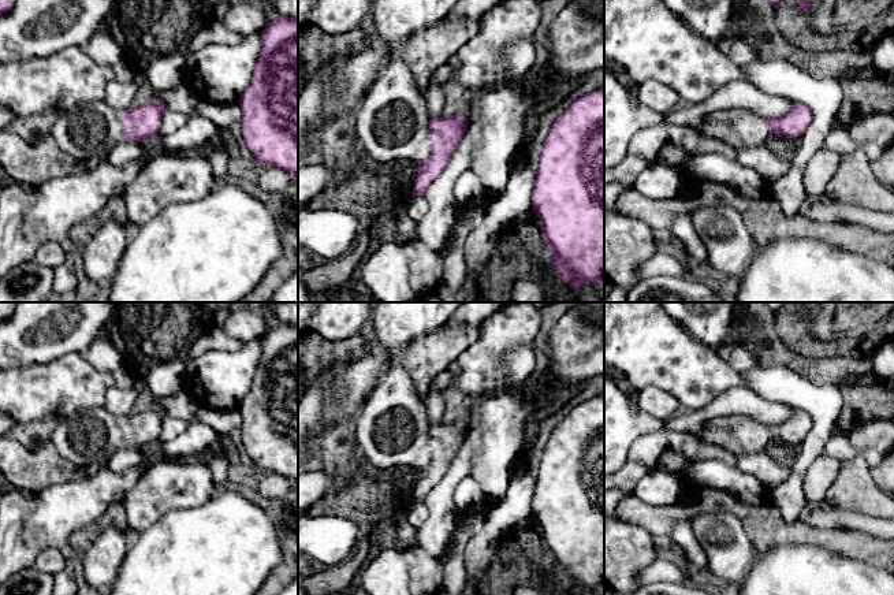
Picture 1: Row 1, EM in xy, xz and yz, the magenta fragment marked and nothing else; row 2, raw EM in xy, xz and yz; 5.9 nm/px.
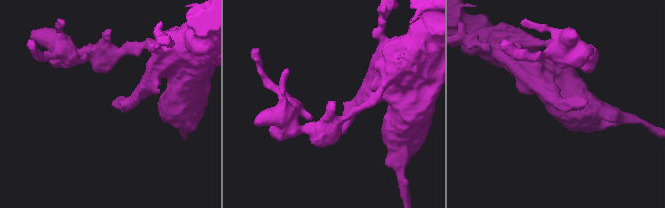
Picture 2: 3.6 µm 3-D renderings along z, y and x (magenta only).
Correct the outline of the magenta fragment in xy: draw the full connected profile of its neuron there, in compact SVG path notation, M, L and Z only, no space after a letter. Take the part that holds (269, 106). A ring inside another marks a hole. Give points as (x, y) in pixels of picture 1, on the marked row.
M279 16L261 33L261 51L250 85L239 98L242 135L247 149L261 166L276 166L298 175L298 19Z

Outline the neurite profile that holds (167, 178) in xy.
M165 152L150 156L120 196L128 222L137 227L171 204L204 198L217 185L205 152Z

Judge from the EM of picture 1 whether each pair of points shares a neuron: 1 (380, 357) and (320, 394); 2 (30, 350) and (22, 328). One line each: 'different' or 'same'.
1: different
2: same

